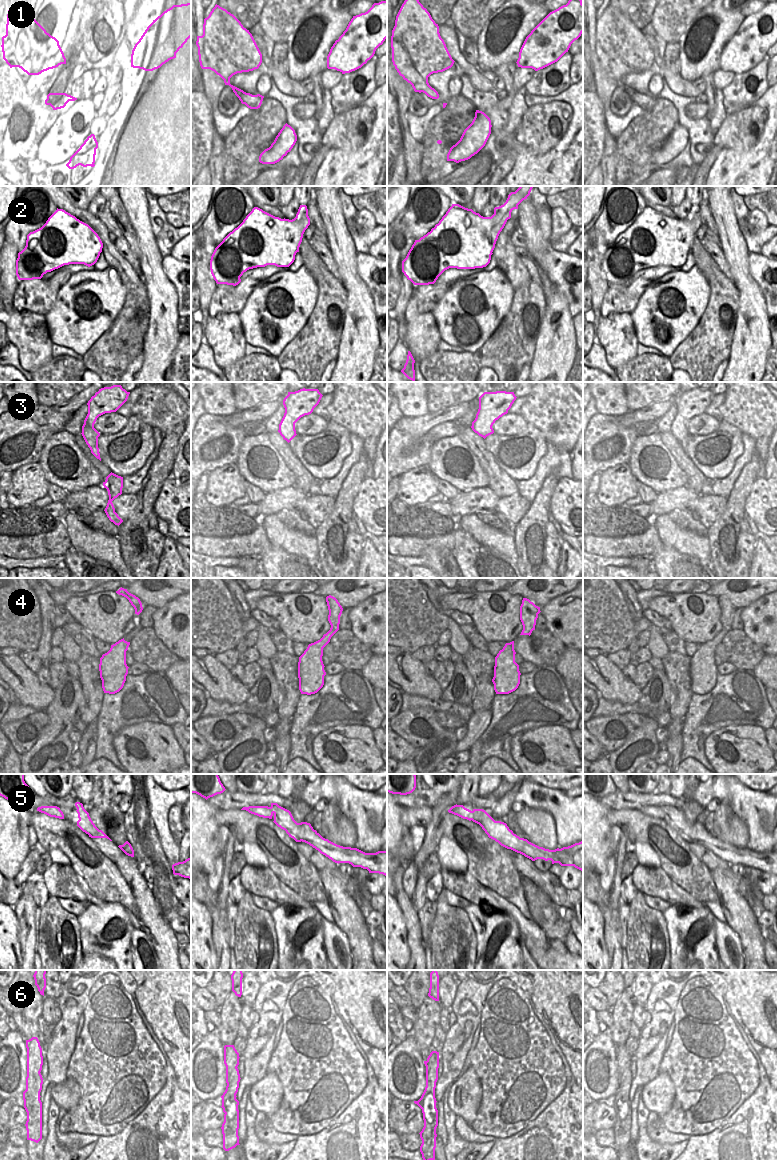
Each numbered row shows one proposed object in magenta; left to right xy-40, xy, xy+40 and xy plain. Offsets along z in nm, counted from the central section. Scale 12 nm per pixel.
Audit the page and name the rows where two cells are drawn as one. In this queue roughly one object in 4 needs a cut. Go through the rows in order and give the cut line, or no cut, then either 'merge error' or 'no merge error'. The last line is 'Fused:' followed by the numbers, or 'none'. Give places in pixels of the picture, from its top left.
1: no cut; no merge error
2: no cut; no merge error
3: no cut; no merge error
4: no cut; no merge error
5: cut in xy+40 along (473, 811), (472, 820); merge error
6: cut in xy-40 along (39, 1098), (32, 1102), (35, 1111), (27, 1113); merge error
Fused: 5, 6

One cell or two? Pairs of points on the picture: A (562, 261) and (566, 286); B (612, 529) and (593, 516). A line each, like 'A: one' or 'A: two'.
A: one
B: one

